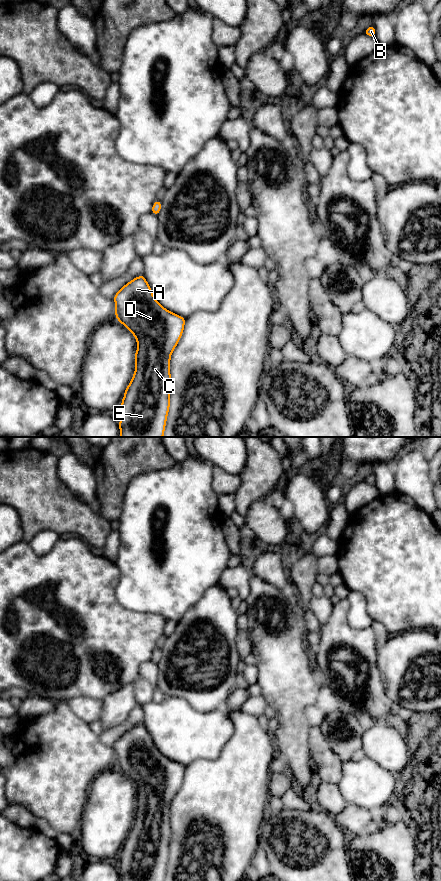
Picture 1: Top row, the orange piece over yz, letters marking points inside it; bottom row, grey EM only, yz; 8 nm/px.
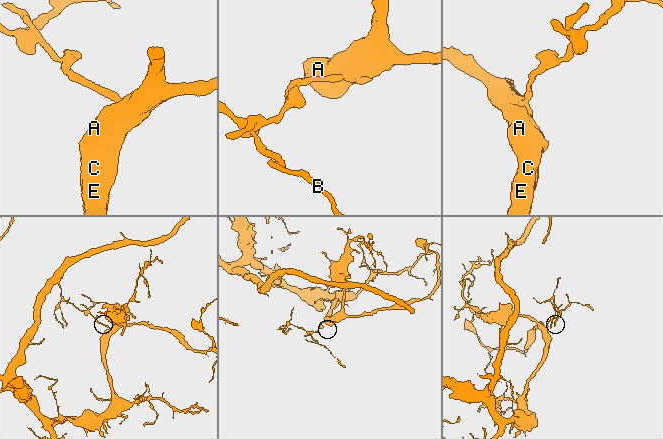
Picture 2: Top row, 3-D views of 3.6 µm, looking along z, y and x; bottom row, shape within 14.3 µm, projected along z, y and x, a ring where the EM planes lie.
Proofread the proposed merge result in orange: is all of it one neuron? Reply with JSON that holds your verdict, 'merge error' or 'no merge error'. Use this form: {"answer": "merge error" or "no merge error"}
{"answer": "no merge error"}

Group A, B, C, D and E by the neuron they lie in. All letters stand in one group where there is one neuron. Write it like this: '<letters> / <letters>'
A B C D E

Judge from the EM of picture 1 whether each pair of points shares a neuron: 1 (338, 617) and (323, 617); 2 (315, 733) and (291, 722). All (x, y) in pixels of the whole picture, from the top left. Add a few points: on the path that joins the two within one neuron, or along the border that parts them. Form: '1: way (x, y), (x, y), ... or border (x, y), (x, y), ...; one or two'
1: border (334, 604), (330, 617), (320, 625); two
2: border (310, 727), (309, 753); two

